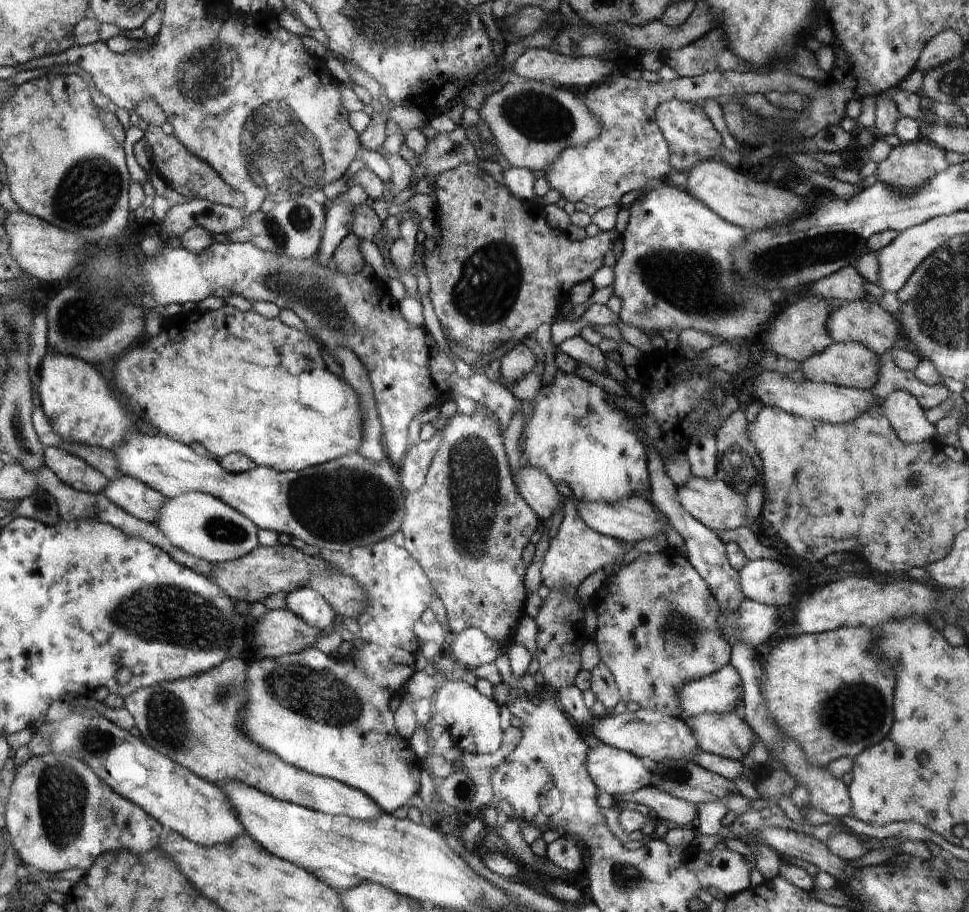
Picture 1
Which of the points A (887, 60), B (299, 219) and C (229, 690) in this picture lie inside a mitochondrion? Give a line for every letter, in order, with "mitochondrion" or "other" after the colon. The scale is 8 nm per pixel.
A: other
B: mitochondrion
C: mitochondrion

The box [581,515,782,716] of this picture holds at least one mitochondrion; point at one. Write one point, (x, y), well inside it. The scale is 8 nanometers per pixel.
(678, 627)

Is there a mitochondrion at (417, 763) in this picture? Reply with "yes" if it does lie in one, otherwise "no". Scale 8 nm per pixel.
no

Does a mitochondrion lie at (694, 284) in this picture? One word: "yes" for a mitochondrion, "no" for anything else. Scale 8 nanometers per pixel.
yes

